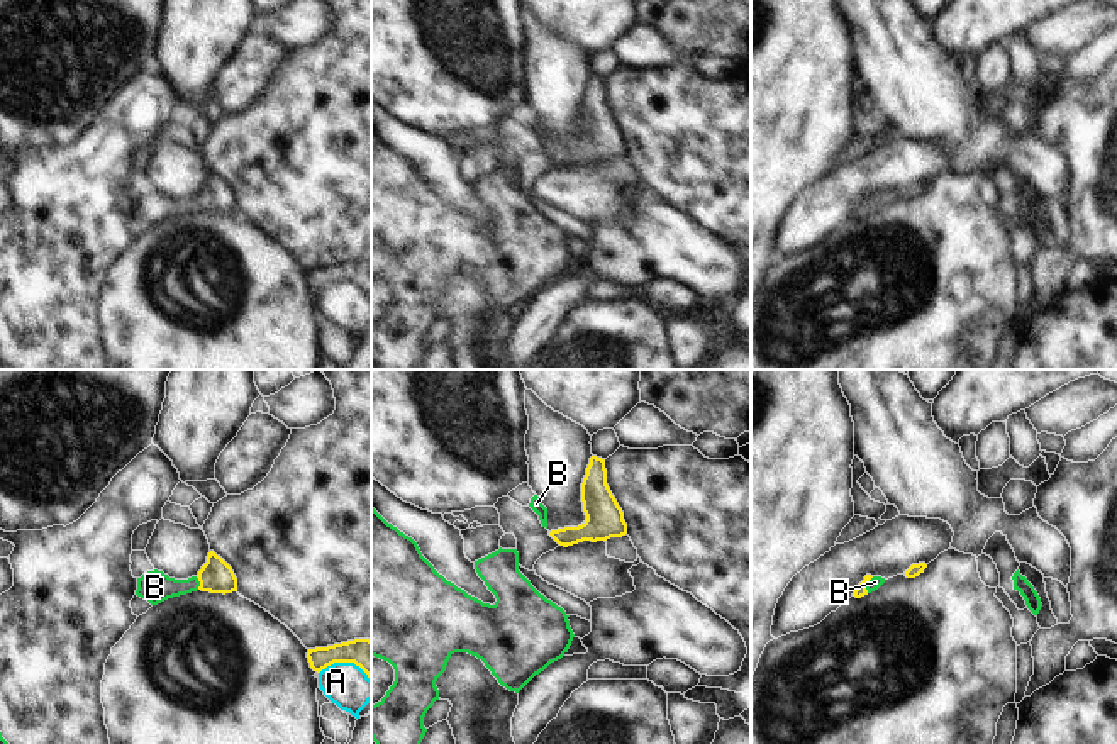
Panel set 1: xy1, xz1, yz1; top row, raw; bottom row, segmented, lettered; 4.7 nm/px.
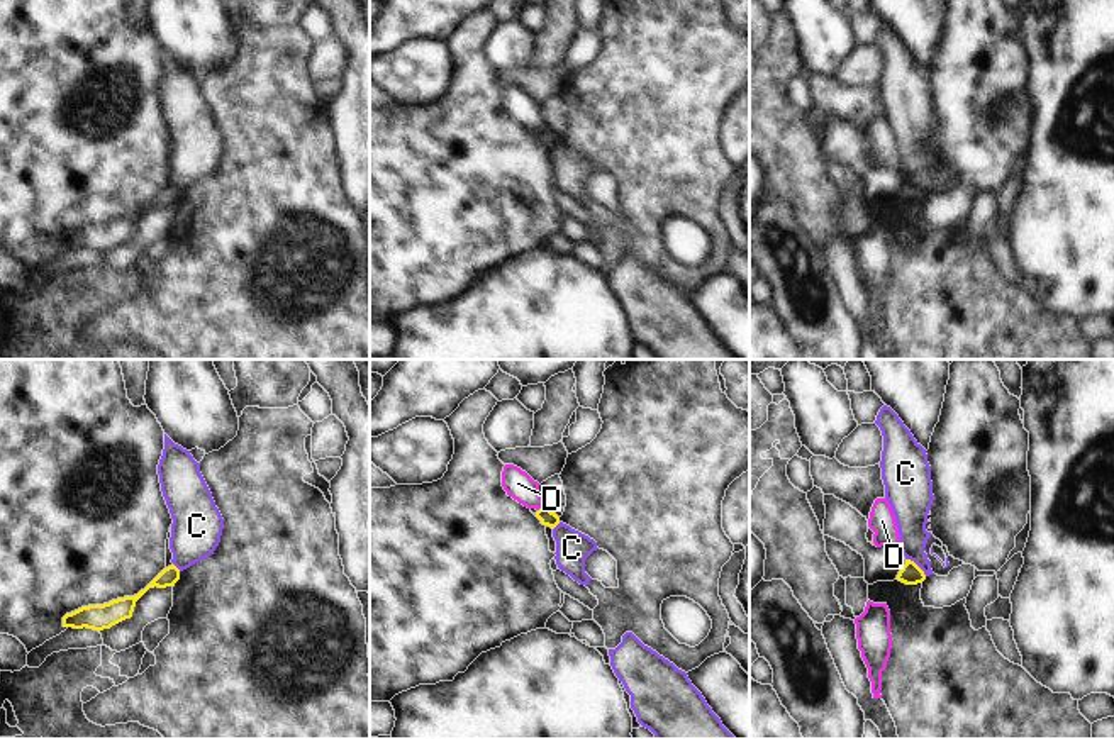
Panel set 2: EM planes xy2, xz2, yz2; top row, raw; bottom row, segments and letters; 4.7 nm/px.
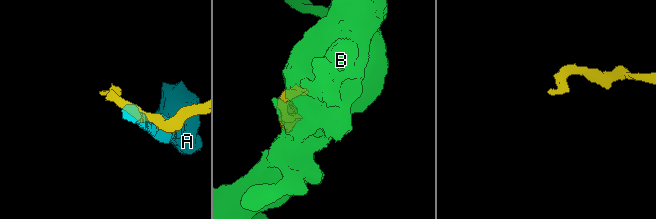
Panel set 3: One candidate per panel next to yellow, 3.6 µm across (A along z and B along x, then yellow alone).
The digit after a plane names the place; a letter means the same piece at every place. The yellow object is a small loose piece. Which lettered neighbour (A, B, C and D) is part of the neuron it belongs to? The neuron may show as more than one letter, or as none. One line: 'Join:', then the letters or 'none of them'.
Join: B

